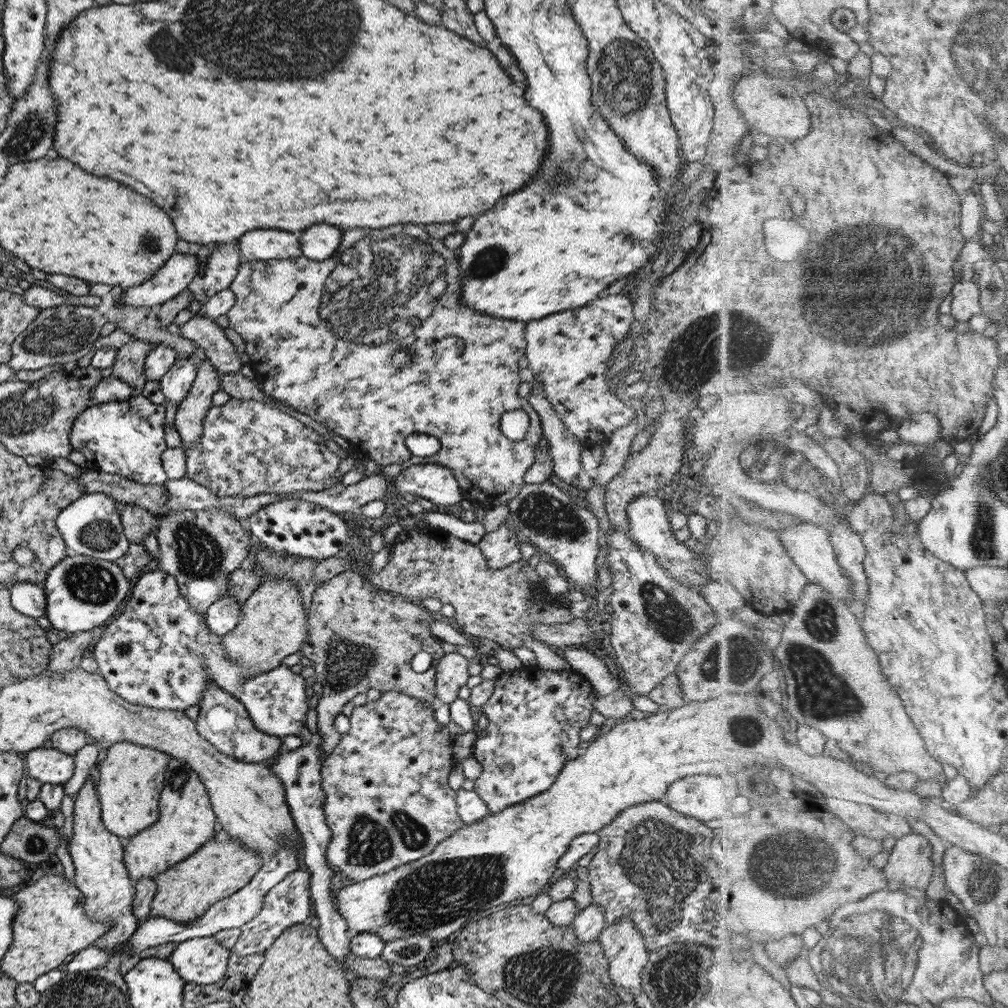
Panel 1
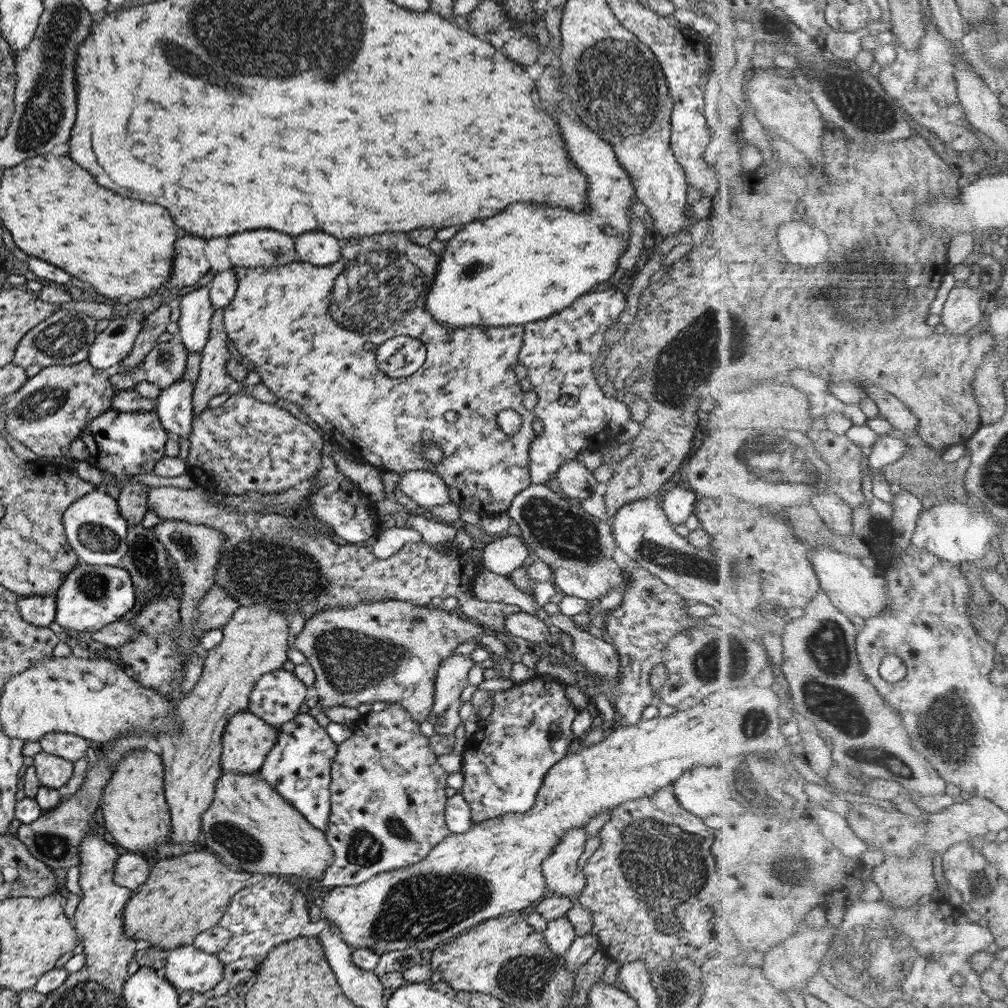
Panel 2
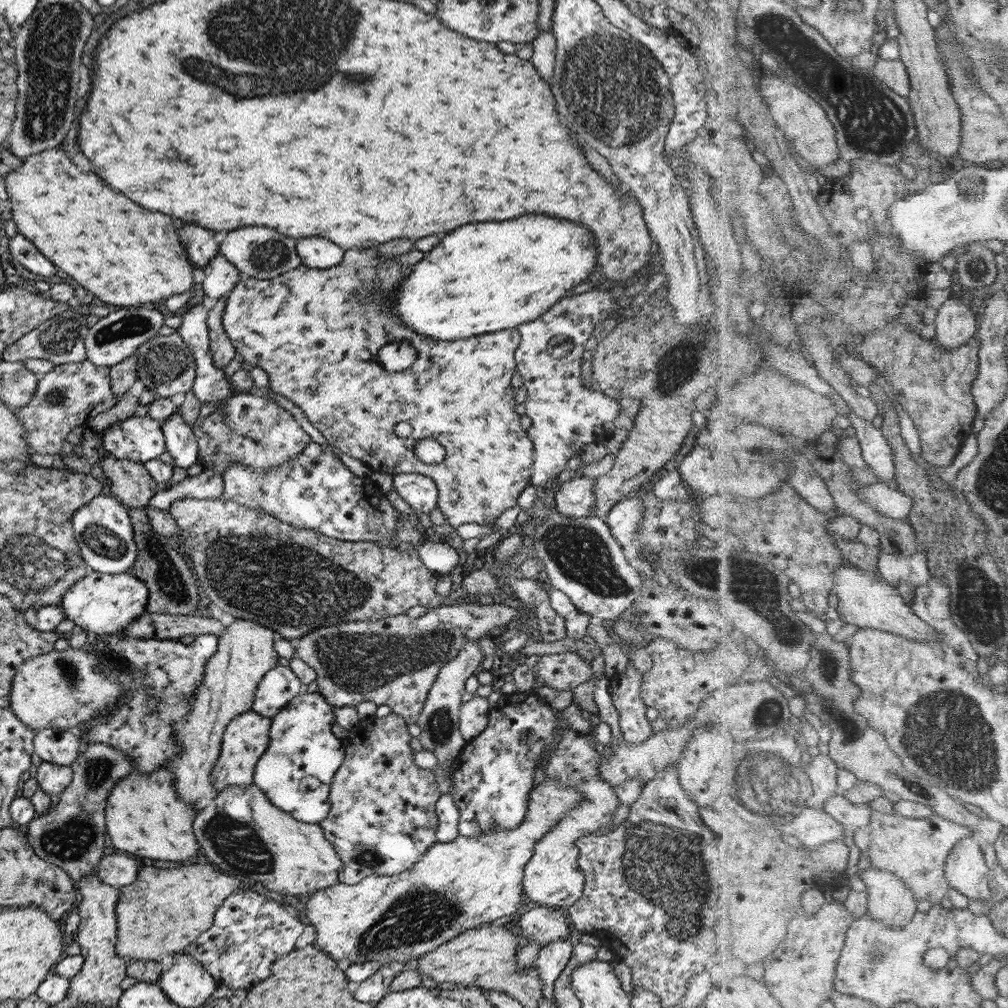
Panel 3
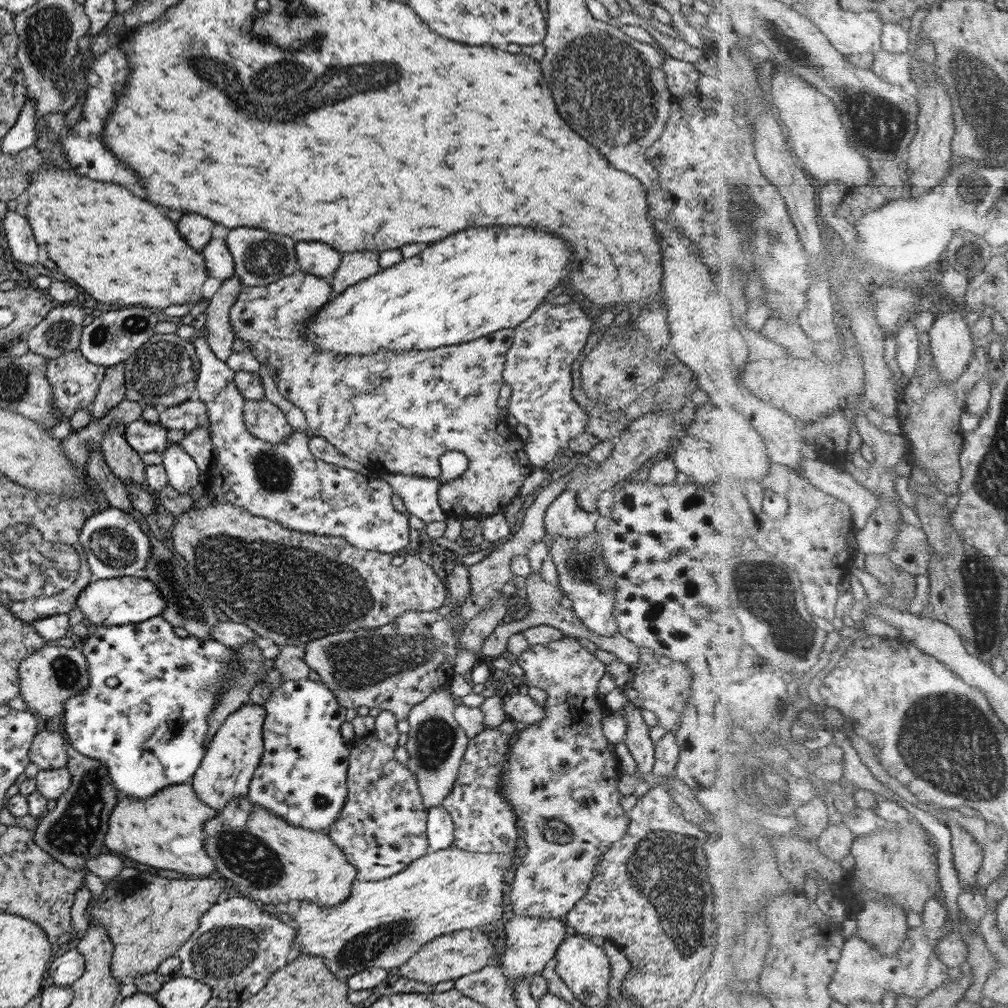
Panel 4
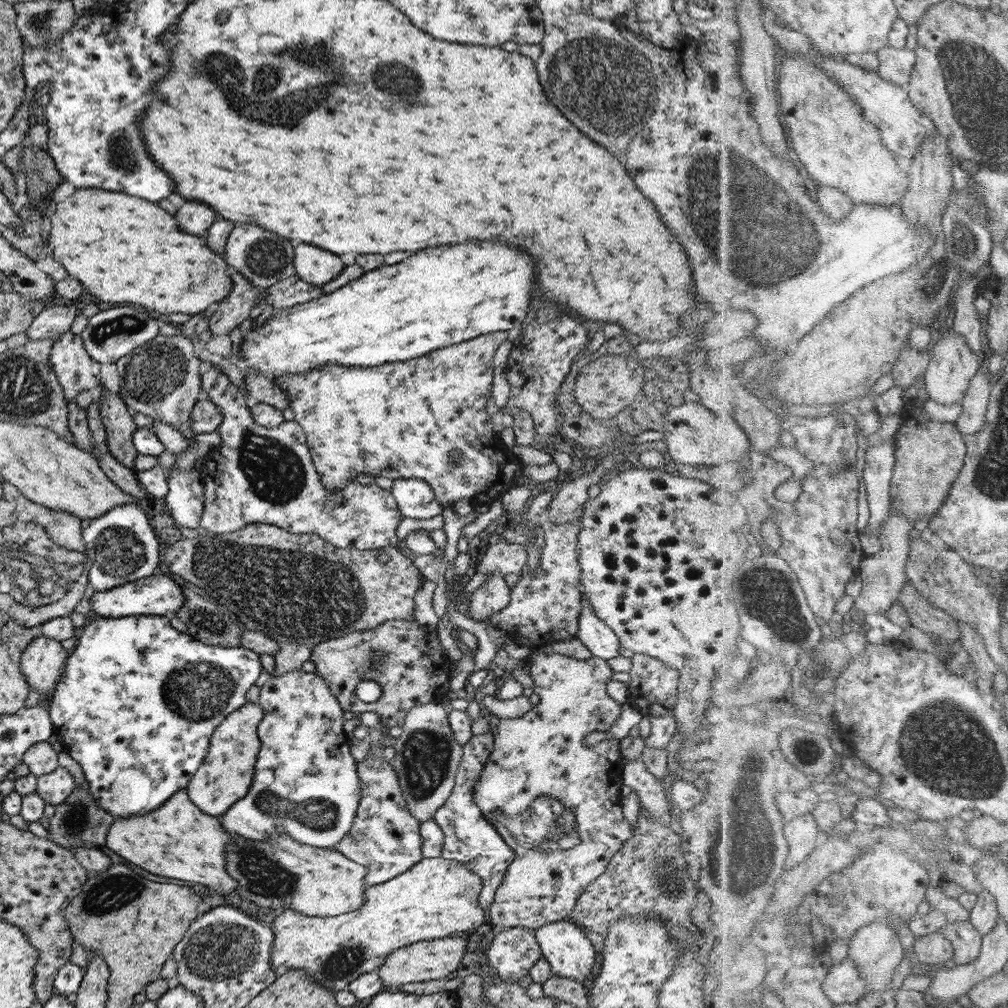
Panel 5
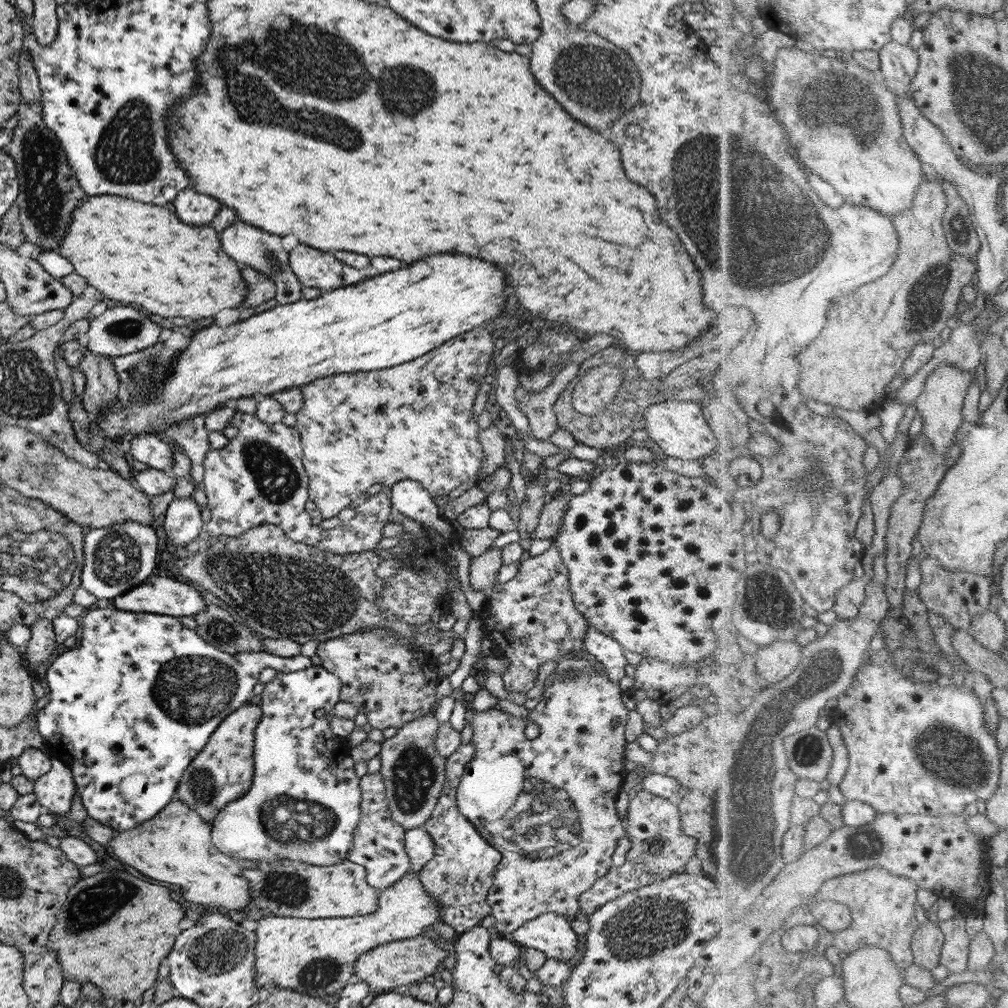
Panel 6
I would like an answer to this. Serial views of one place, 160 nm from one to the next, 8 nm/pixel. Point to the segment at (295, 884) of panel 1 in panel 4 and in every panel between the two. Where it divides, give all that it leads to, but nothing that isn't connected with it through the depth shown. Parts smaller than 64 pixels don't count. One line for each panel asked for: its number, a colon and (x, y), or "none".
2: (267, 912)
3: (248, 932)
4: (236, 947)

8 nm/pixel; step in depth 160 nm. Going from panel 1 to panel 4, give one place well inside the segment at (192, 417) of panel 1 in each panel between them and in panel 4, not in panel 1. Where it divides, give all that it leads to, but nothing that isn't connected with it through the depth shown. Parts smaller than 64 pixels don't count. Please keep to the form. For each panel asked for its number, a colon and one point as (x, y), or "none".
2: (212, 379)
3: (222, 352)
4: (218, 335)

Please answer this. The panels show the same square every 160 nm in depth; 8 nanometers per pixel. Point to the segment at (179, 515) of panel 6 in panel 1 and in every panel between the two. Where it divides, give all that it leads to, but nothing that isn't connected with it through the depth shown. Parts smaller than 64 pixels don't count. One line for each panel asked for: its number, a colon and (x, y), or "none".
1: (177, 379)
2: (173, 406)
3: (179, 439)
4: (182, 473)
5: (184, 498)

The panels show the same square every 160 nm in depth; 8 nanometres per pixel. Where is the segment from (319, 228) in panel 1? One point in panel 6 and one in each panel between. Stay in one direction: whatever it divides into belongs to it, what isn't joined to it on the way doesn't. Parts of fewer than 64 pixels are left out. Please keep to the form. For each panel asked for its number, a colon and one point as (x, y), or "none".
2: (316, 248)
3: (315, 253)
4: (315, 258)
5: (316, 266)
6: (313, 268)

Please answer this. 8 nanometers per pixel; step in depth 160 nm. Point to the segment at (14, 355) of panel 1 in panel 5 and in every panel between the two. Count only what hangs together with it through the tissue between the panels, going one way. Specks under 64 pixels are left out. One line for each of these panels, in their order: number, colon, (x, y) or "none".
2: (64, 338)
3: (59, 340)
4: (58, 333)
5: (52, 322)

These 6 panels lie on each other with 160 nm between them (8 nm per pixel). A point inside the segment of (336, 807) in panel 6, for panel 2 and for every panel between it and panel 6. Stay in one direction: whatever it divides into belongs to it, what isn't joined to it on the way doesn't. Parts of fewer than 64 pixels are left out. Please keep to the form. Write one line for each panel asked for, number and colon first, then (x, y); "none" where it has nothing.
2: (298, 767)
3: (294, 772)
4: (301, 776)
5: (304, 786)

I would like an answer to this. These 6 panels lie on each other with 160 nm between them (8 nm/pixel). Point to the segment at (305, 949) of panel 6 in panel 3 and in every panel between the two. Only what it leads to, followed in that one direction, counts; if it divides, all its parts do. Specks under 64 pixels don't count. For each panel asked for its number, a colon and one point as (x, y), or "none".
3: (467, 883)
4: (380, 924)
5: (436, 898)

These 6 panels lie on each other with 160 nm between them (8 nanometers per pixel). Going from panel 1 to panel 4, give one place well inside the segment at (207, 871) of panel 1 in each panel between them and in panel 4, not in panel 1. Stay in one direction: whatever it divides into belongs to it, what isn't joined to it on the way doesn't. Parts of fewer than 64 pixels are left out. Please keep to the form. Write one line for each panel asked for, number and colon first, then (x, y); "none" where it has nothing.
2: (182, 897)
3: (163, 910)
4: (145, 924)

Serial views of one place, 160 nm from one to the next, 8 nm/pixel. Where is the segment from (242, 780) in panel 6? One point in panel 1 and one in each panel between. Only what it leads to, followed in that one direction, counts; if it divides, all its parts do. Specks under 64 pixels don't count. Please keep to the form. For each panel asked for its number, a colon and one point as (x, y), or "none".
1: (199, 549)
2: (245, 739)
3: (245, 737)
4: (230, 758)
5: (223, 778)

